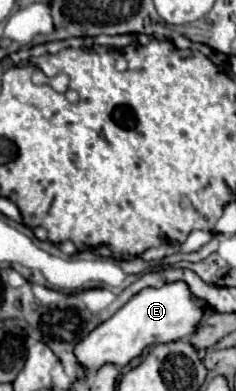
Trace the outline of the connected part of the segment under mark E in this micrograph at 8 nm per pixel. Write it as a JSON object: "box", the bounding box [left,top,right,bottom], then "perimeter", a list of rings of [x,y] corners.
{"box":[74,282,206,372],"perimeter":[[[184,282],[164,284],[158,290],[144,288],[134,294],[112,318],[96,326],[84,340],[80,340],[74,348],[74,356],[78,364],[82,364],[84,372],[96,372],[104,364],[114,364],[122,368],[152,344],[190,338],[204,310],[206,308],[202,308],[202,304],[190,294]]]}

